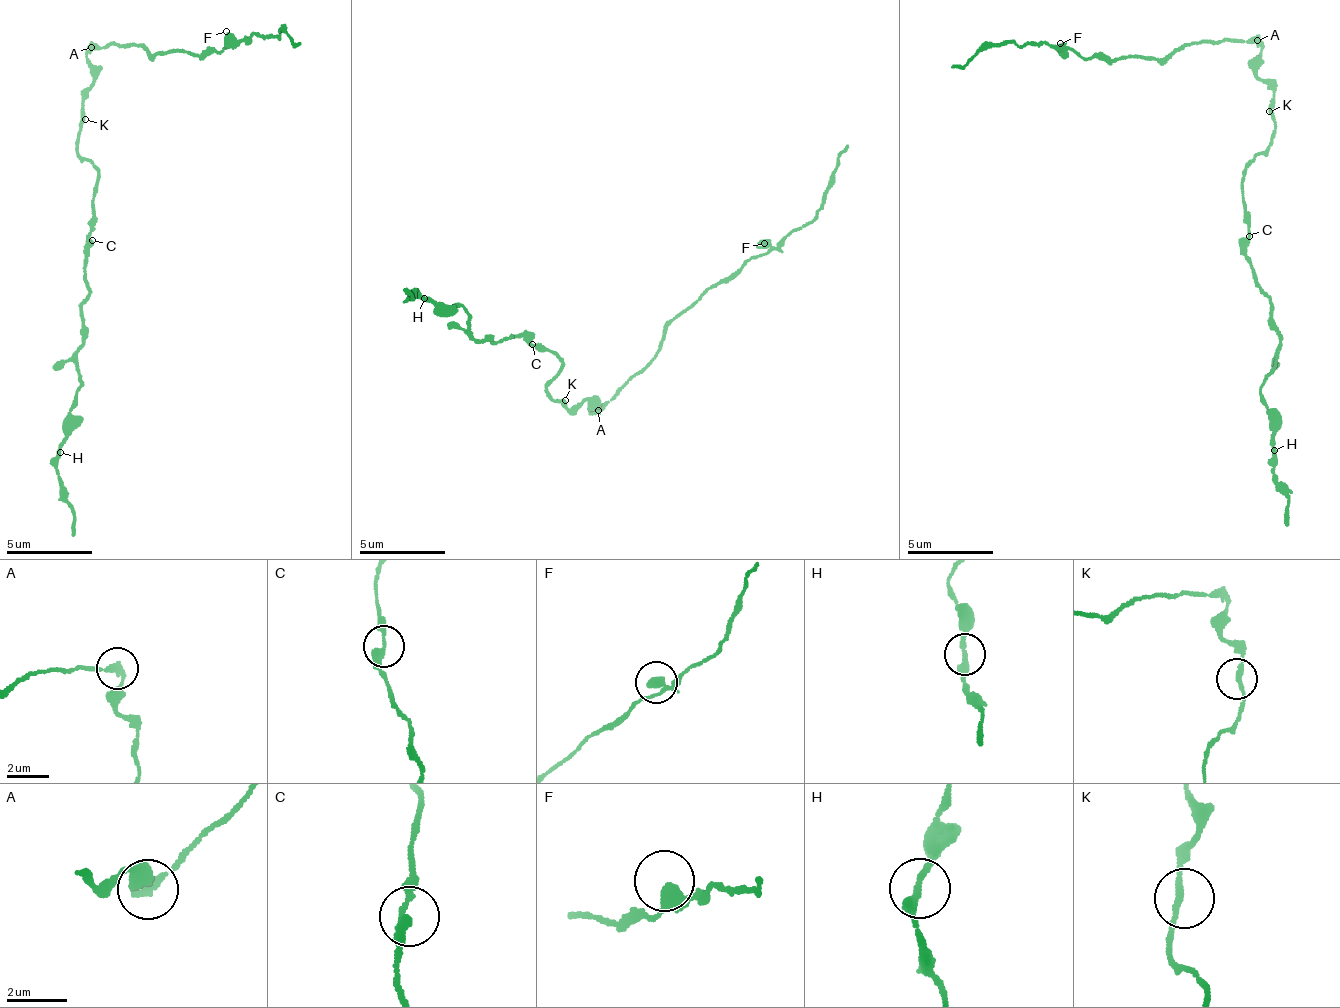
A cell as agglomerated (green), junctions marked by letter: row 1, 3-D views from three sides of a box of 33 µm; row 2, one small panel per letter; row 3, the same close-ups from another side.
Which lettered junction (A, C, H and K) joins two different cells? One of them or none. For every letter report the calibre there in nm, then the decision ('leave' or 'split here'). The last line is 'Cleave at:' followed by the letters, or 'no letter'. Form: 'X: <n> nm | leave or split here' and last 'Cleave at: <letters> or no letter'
A: 220 nm | split here
C: 280 nm | leave
H: 280 nm | leave
K: 180 nm | leave
Cleave at: A

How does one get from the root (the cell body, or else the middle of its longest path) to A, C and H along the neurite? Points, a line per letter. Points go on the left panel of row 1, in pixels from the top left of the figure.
A: (81, 120), (83, 100), (95, 79), (91, 46)
C: (81, 120), (77, 153), (96, 170), (92, 240)
H: (81, 120), (77, 153), (96, 170), (94, 222), (84, 269), (83, 342), (75, 355), (80, 389), (60, 452)

